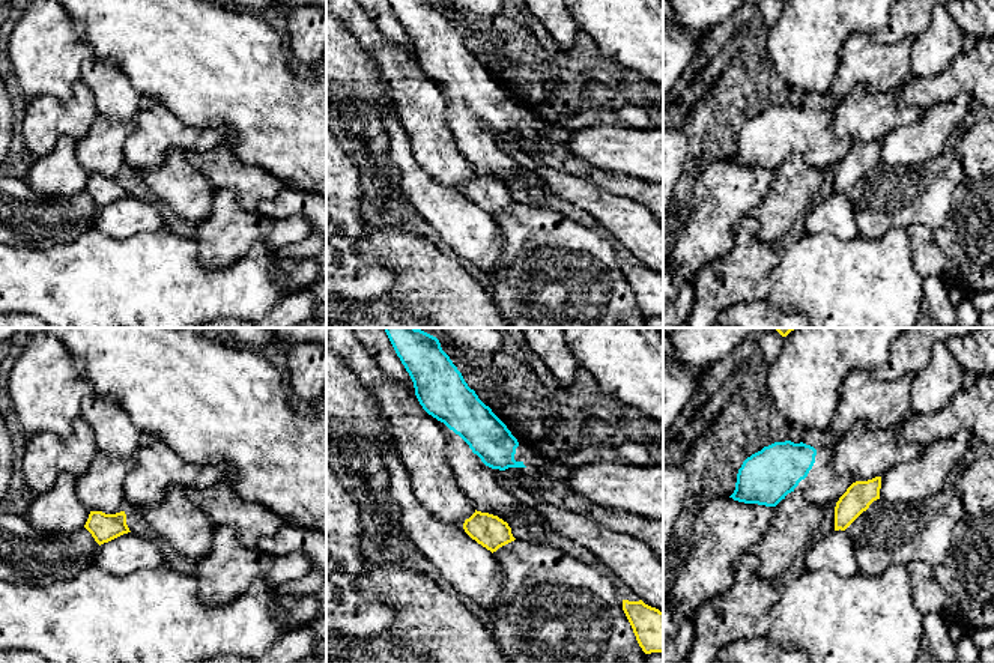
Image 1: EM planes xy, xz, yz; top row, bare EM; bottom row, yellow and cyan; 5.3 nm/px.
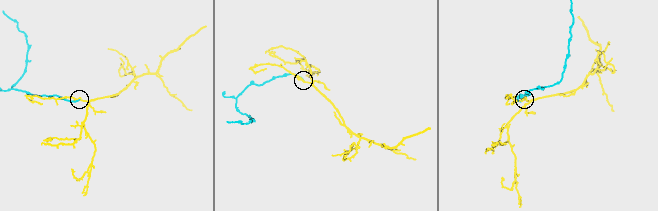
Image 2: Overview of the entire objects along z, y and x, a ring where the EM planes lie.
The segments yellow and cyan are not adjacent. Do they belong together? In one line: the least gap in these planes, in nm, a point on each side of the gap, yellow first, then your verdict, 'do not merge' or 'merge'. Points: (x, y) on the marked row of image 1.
gap 220 nm; span yz (839, 498), (806, 475); do not merge

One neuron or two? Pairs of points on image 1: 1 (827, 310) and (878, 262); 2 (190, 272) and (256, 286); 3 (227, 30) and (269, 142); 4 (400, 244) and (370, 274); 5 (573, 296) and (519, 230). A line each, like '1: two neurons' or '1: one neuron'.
1: one neuron
2: one neuron
3: one neuron
4: two neurons
5: one neuron

